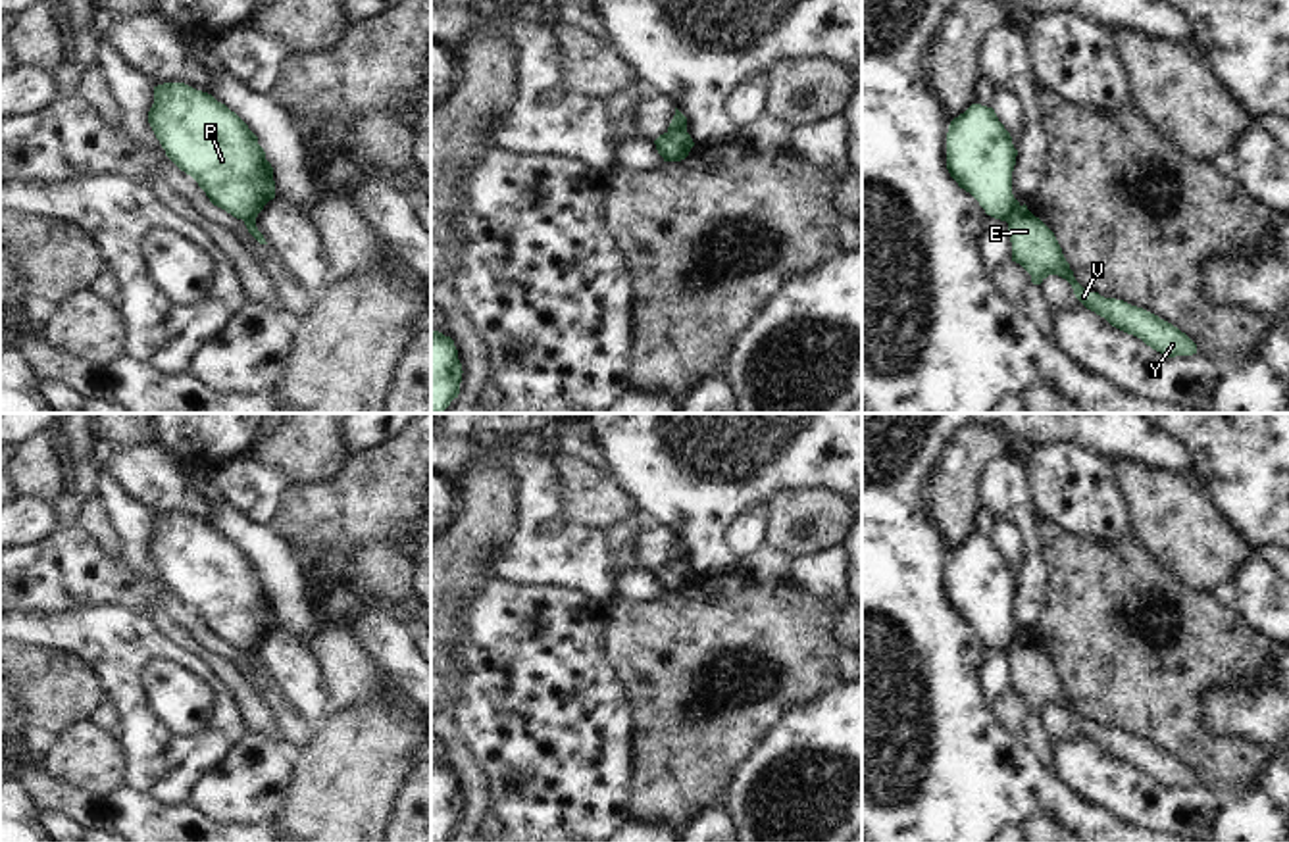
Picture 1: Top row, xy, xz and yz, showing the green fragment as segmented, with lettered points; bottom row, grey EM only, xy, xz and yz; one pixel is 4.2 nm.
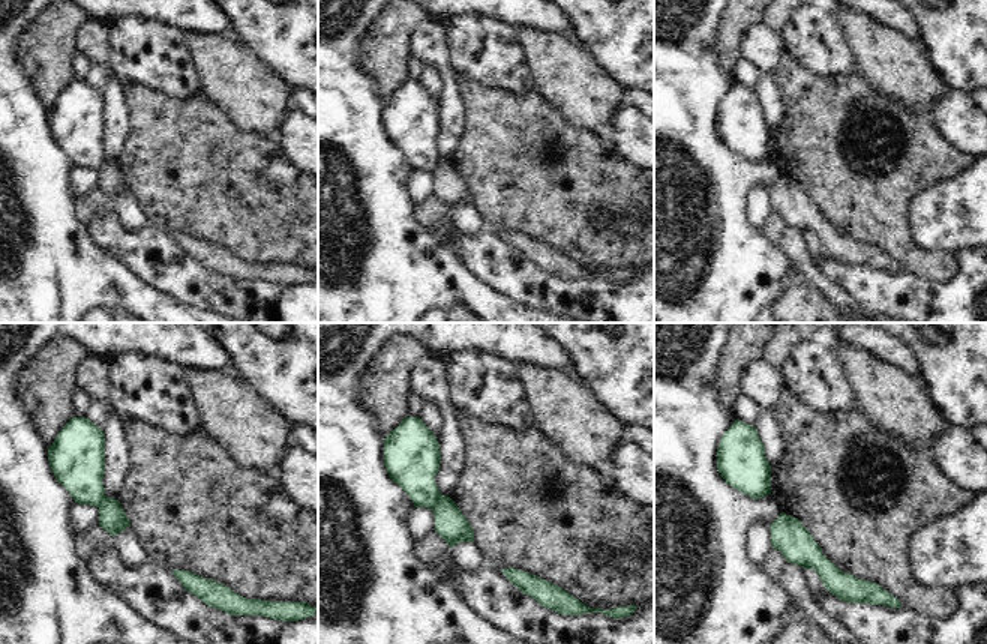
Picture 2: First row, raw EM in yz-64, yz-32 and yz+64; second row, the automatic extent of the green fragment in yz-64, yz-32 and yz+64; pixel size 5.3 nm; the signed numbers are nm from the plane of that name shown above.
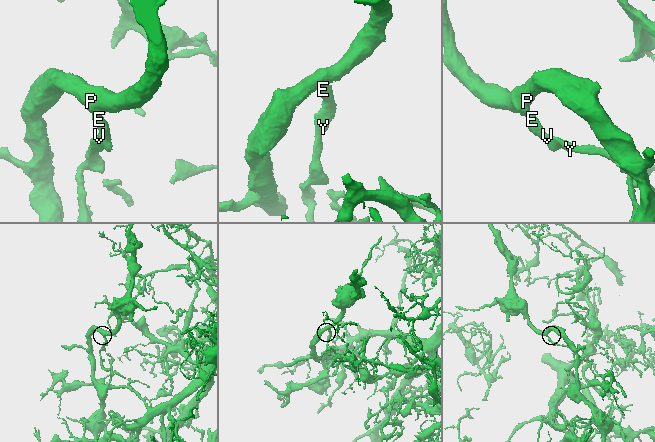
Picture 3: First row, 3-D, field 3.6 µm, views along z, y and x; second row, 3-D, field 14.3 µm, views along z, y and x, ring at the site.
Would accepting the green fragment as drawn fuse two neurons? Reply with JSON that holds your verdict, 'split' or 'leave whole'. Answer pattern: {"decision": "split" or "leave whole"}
{"decision": "split"}

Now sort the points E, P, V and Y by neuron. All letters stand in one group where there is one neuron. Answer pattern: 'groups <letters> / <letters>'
groups E V Y / P

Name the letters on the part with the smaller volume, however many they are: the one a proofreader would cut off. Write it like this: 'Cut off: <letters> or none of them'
Cut off: P

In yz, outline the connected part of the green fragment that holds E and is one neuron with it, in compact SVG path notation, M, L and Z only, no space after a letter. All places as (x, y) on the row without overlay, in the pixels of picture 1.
M1025 634L1006 654L1012 673L1012 692L1020 694L1031 706L1033 715L1041 715L1049 706L1058 706L1072 715L1075 729L1087 740L1104 748L1112 757L1141 769L1152 780L1168 788L1197 784L1197 775L1158 746L1124 731L1085 721L1075 711L1054 663Z

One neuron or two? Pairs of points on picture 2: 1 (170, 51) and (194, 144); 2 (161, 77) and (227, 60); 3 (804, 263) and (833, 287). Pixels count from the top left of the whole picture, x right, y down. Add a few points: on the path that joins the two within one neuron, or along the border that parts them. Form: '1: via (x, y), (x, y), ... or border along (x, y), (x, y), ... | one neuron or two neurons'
1: border along (150, 87), (164, 90), (182, 101), (206, 99) | two neurons
2: border along (185, 35), (201, 89), (207, 98) | two neurons
3: via (812, 270), (825, 284) | one neuron

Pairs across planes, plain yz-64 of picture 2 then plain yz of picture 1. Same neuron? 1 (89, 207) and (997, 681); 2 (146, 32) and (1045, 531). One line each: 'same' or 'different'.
1: different
2: different

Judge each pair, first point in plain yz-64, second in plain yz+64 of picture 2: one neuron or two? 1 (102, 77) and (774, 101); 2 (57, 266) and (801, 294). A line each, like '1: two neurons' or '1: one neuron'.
1: one neuron
2: two neurons

